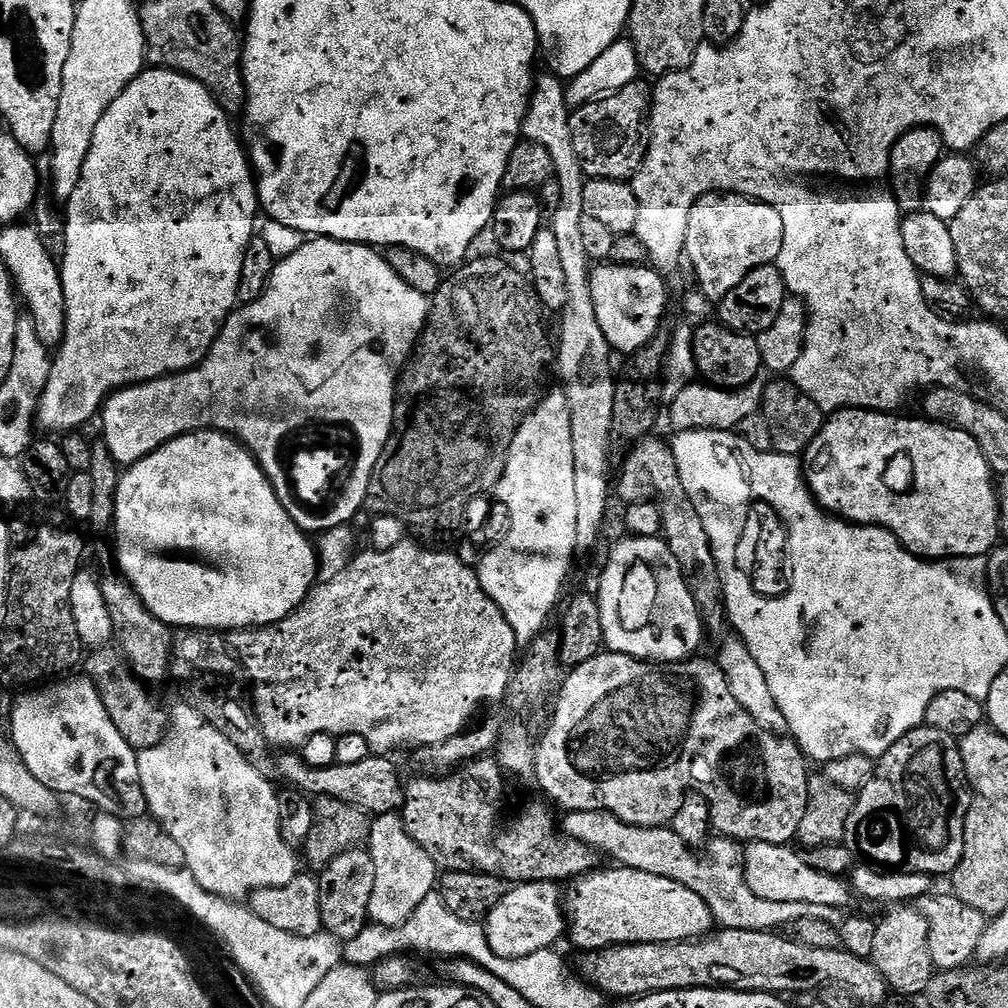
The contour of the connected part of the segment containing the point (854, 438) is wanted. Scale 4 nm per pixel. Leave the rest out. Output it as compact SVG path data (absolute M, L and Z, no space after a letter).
M842 408L825 419L822 430L814 442L802 453L802 467L804 478L808 481L808 489L812 497L820 504L825 512L847 520L849 524L872 524L876 528L884 528L893 532L900 540L900 545L908 552L919 556L922 560L961 560L967 556L987 557L993 548L997 547L998 538L1001 539L1000 530L1000 497L997 485L992 484L994 473L988 459L982 454L978 442L966 434L966 430L952 428L935 420L919 418L920 420L907 420L904 414L889 414L887 412L874 412L871 408Z

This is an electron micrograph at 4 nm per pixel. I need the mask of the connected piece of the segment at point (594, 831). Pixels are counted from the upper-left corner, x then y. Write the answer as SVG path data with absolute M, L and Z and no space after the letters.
M603 810L569 812L563 818L562 832L567 839L590 846L601 857L609 856L612 859L609 861L625 868L646 870L646 874L658 874L658 878L682 882L686 890L694 890L694 894L698 894L698 898L710 906L713 921L724 928L771 932L783 929L785 924L798 918L814 918L818 922L830 922L837 926L846 919L845 913L839 908L814 906L806 902L766 902L766 898L758 898L744 877L741 845L731 838L713 839L706 848L708 856L700 856L704 854L689 848L668 826L639 828Z

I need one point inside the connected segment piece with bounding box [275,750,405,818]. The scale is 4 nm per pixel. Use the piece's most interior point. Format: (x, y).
(373, 786)

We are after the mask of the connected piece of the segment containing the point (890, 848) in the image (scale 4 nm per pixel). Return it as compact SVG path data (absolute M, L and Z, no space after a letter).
M927 726L915 728L907 732L902 738L898 738L898 742L894 742L894 746L890 746L890 750L886 750L883 756L875 761L870 782L866 782L866 786L860 789L858 795L855 797L852 805L852 813L848 819L848 828L844 832L843 843L859 853L863 859L865 856L865 858L868 859L865 861L867 861L869 865L875 866L881 870L921 872L933 878L939 878L939 876L944 876L944 878L951 877L952 871L958 866L958 862L962 862L964 827L966 826L966 814L972 805L972 797L972 789L968 787L966 766L962 762L959 739L950 734L942 734L942 730L934 730Z

